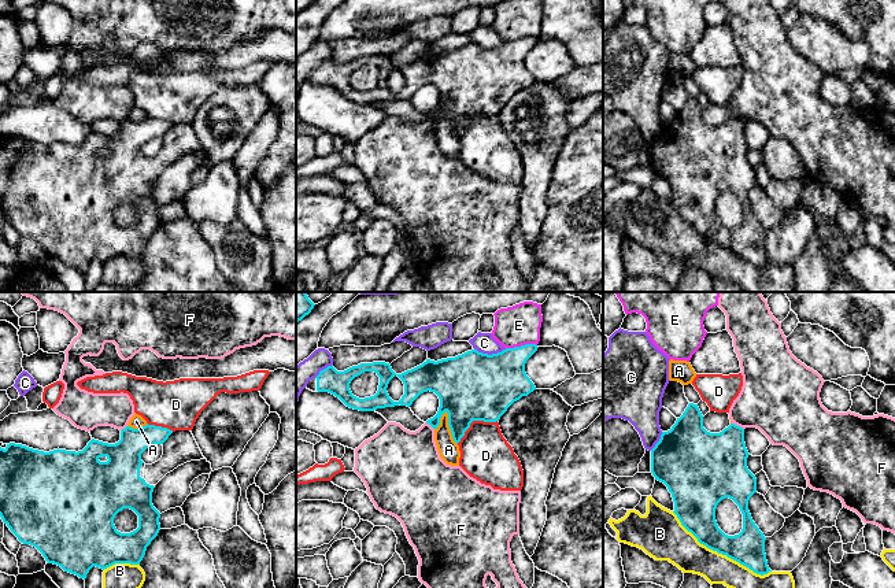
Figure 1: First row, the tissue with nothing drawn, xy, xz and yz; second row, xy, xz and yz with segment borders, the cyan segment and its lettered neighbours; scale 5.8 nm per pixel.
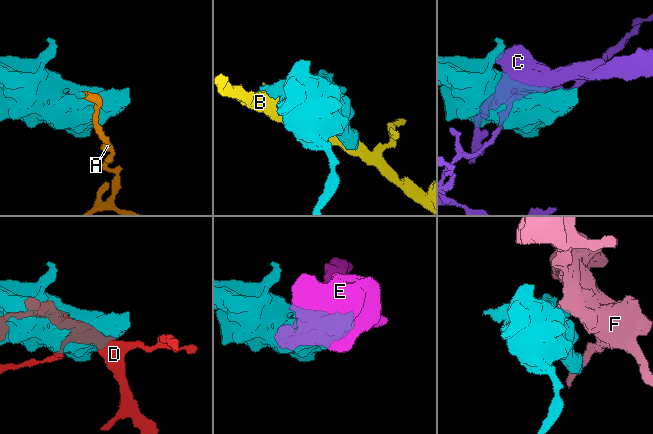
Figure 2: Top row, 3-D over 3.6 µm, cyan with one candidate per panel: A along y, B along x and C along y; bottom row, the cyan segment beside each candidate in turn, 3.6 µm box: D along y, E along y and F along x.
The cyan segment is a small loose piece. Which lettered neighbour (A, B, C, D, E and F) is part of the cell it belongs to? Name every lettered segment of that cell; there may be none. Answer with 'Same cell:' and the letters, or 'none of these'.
Same cell: none of these

